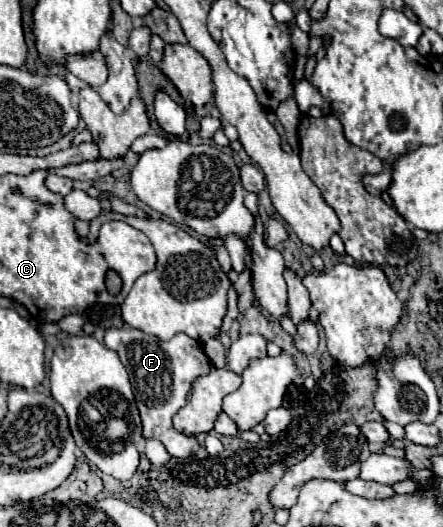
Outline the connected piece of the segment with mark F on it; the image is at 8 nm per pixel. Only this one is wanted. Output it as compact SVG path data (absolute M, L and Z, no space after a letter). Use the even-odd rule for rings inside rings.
M123 326L123 328L109 328L105 332L105 346L115 350L127 368L133 386L139 390L135 392L137 408L141 412L143 422L143 436L157 438L163 442L167 452L175 458L189 456L199 448L195 436L183 436L181 432L173 430L171 418L183 408L185 396L191 388L191 382L211 370L209 358L203 354L203 346L189 338L187 334L175 334L171 340L163 342L157 336L145 334L141 330Z

